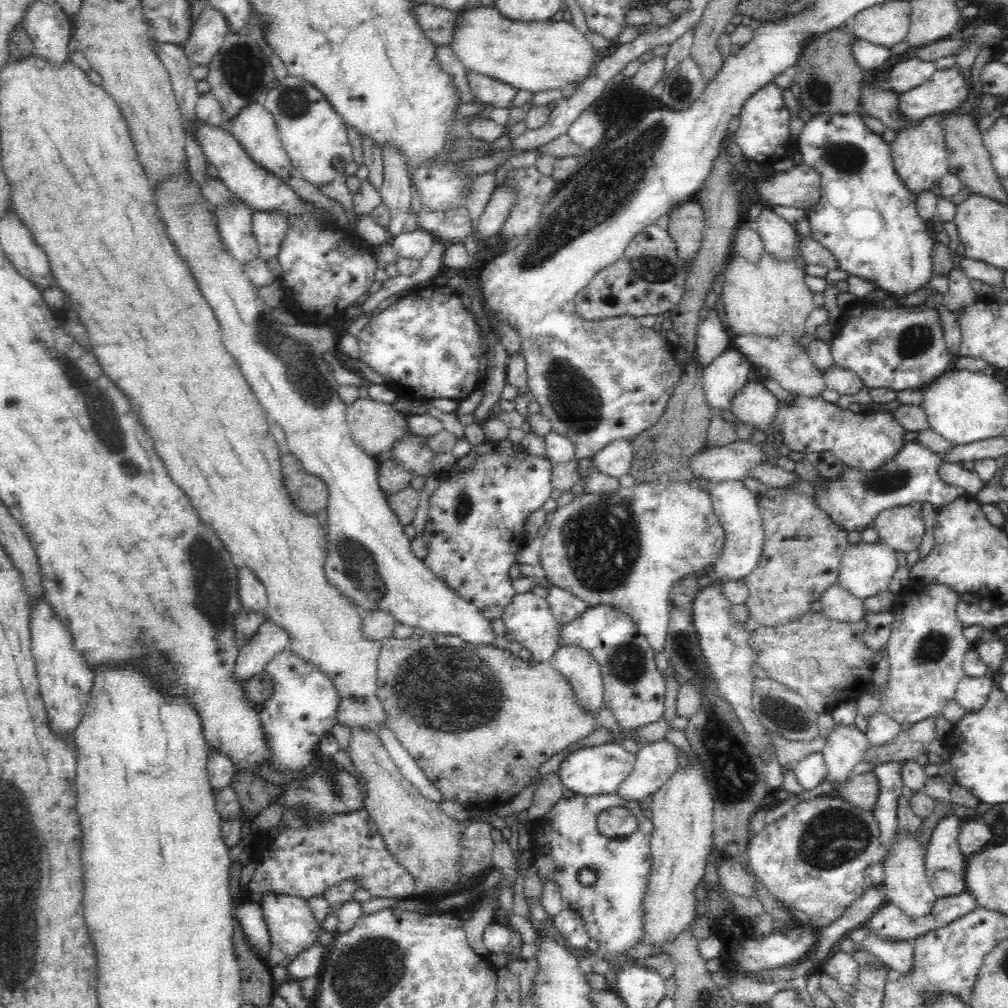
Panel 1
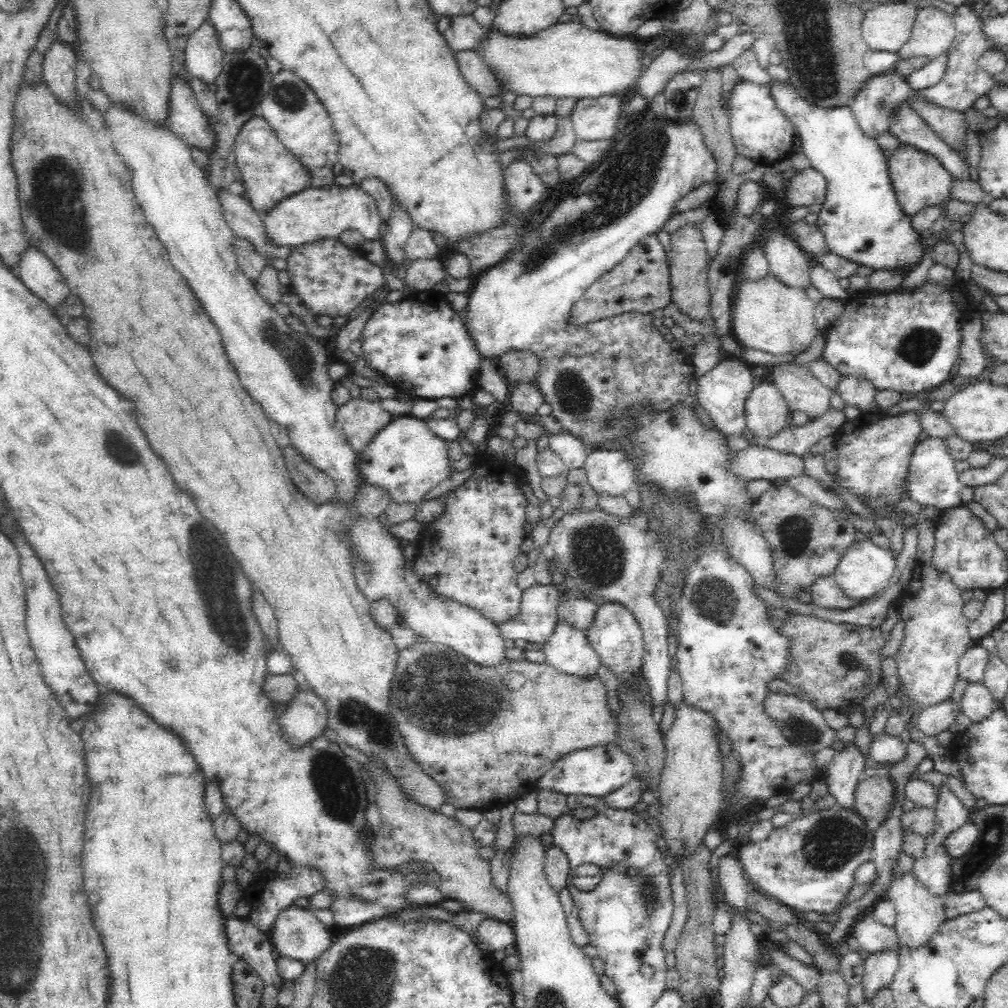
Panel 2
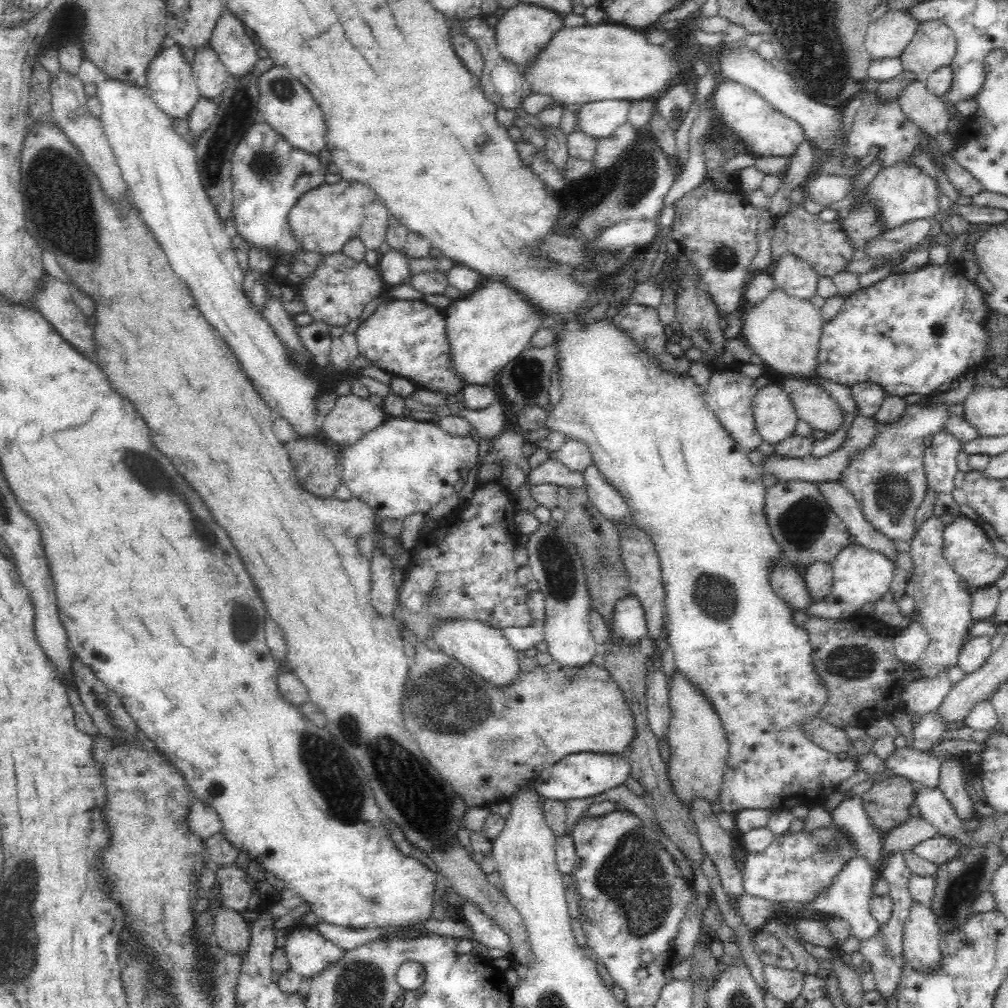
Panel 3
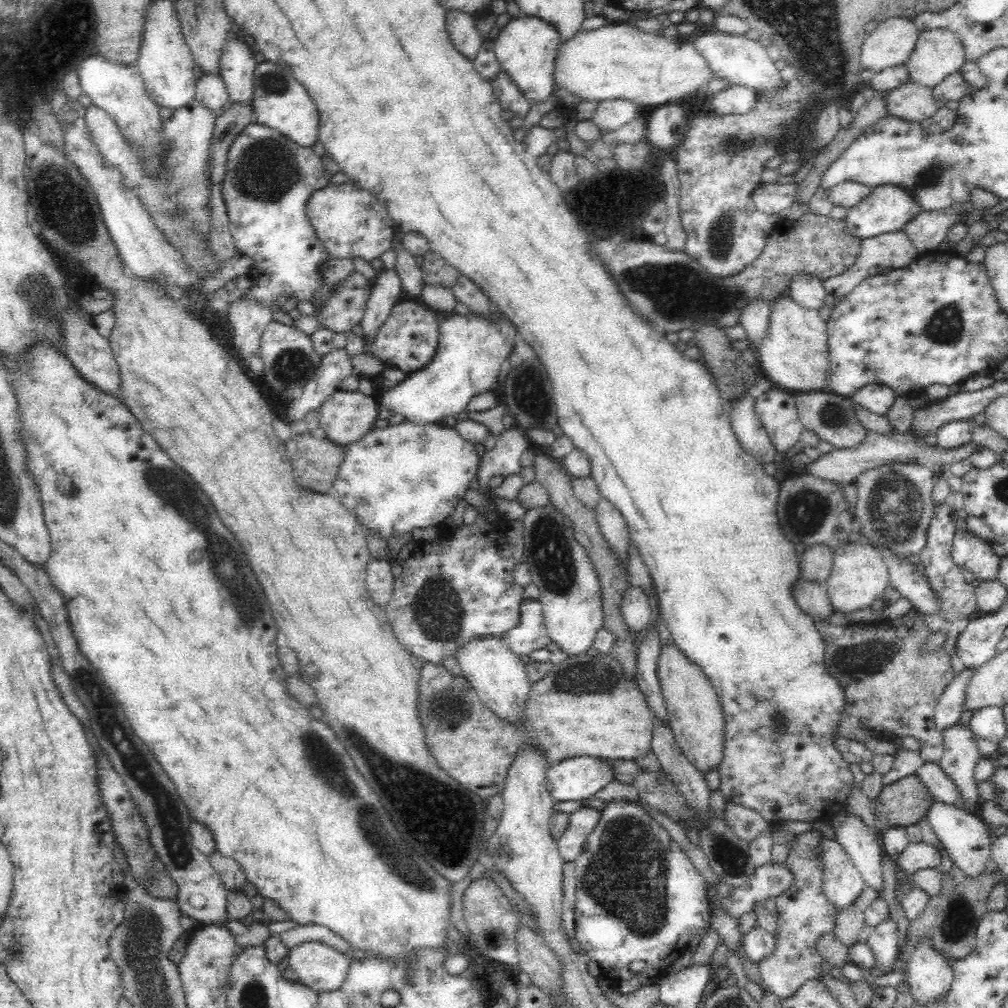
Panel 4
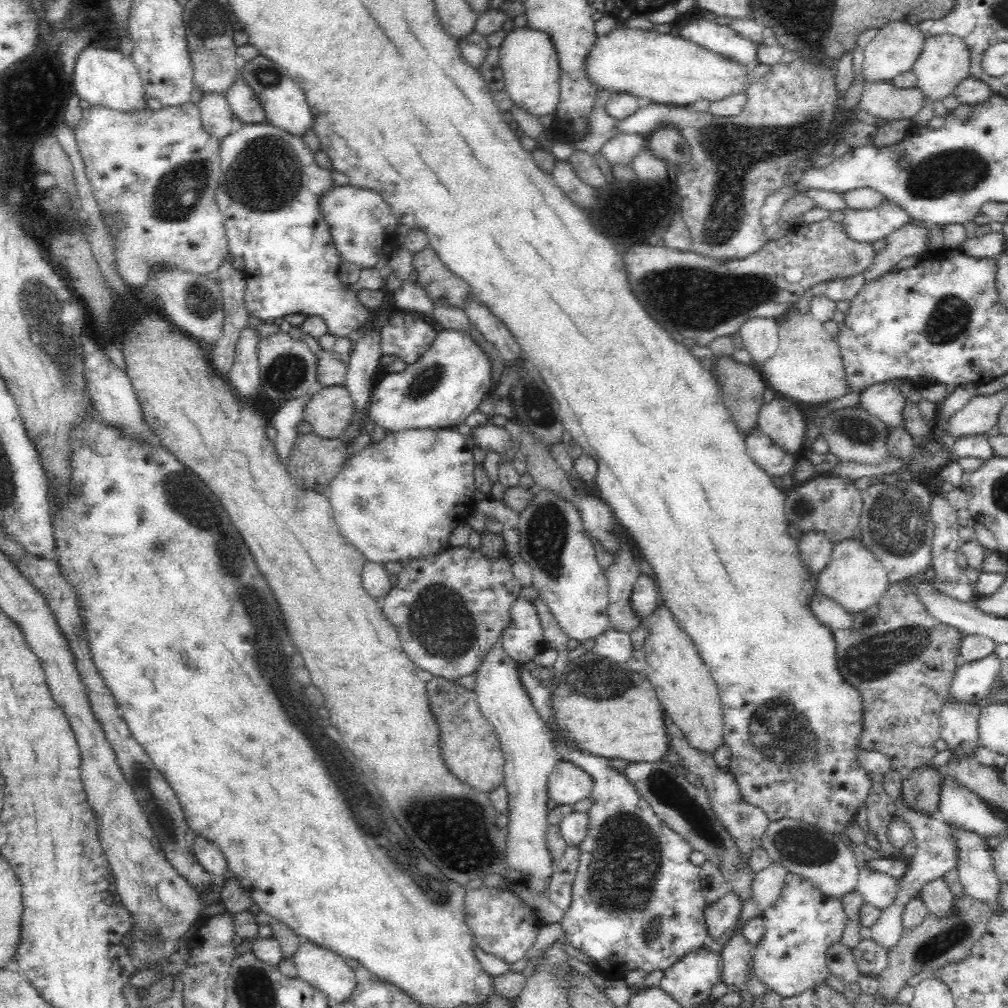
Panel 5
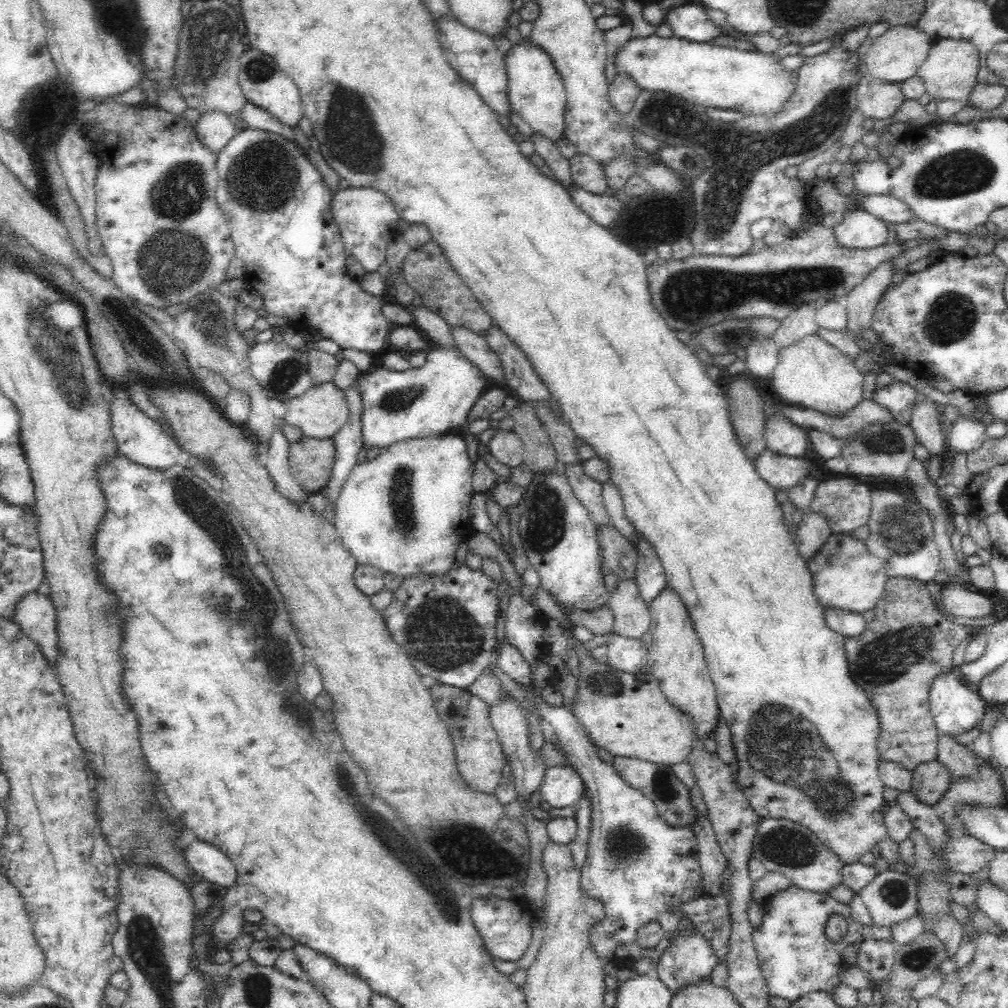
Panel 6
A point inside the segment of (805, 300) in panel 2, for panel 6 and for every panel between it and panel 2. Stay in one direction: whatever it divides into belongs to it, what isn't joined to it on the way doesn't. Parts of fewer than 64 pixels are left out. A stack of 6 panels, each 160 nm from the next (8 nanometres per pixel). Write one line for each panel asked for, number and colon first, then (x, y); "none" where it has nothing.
3: (784, 331)
4: (794, 356)
5: (807, 367)
6: (814, 374)

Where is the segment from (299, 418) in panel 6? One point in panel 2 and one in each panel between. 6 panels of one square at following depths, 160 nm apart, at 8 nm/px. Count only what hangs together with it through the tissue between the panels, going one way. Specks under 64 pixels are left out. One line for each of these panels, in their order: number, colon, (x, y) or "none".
2: (360, 420)
3: (352, 417)
4: (346, 416)
5: (329, 411)

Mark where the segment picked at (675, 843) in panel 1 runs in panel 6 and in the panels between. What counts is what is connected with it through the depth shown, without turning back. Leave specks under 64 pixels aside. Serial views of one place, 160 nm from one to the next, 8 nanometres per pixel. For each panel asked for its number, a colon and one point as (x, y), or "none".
2: (690, 797)
3: (697, 739)
4: (696, 717)
5: (684, 684)
6: (677, 659)

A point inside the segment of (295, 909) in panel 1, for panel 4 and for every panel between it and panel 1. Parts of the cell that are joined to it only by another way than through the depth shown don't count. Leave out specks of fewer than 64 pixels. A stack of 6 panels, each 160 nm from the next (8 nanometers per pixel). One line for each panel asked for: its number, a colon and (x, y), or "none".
2: (297, 933)
3: (308, 953)
4: (318, 966)

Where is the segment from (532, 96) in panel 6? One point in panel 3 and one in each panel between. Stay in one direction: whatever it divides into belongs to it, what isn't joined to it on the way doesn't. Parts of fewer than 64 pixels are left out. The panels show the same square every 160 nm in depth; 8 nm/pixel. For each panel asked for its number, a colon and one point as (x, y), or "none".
3: (525, 30)
4: (526, 49)
5: (529, 61)

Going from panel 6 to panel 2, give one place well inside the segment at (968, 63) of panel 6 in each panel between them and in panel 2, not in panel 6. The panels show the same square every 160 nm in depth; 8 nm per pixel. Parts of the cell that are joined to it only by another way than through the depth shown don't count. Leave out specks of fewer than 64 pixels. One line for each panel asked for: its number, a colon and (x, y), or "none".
2: (934, 31)
3: (933, 46)
4: (938, 53)
5: (945, 60)

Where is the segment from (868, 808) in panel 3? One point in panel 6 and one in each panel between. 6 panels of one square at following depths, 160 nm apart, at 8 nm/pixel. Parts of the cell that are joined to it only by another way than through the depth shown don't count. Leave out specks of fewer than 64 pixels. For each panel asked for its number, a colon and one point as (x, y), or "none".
4: (904, 802)
5: (921, 790)
6: (930, 779)

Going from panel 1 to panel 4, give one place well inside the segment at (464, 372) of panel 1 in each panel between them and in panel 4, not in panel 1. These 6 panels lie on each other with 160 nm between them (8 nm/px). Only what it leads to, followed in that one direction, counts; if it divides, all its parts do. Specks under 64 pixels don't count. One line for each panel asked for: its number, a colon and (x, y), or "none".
2: (419, 343)
3: (407, 338)
4: (407, 340)

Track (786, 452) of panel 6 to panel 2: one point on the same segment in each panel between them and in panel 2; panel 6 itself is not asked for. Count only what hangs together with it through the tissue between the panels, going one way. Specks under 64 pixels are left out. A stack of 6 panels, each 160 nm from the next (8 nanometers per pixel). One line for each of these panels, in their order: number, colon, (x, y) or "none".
2: (767, 411)
3: (776, 420)
4: (777, 412)
5: (780, 420)

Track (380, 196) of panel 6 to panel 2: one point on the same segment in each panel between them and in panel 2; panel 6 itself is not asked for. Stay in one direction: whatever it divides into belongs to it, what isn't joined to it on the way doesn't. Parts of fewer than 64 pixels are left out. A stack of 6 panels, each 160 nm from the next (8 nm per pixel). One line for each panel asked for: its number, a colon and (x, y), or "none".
2: (312, 214)
3: (325, 218)
4: (350, 221)
5: (364, 230)

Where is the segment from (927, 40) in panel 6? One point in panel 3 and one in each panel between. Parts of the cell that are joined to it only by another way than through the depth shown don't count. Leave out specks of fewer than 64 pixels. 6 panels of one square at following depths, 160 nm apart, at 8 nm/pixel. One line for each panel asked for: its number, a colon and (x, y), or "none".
3: (887, 37)
4: (890, 45)
5: (894, 50)

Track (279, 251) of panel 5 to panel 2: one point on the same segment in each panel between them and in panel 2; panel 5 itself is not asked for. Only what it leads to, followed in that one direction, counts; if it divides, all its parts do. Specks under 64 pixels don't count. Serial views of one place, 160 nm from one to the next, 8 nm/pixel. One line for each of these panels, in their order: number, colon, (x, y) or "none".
2: (269, 172)
3: (268, 175)
4: (269, 179)

